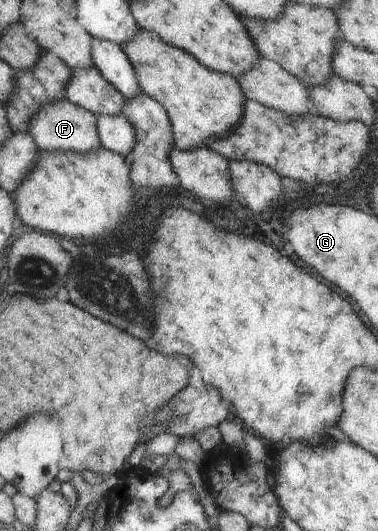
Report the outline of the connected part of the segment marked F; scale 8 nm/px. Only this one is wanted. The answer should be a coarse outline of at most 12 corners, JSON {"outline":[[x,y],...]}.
{"outline":[[65,98],[28,123],[43,151],[103,148],[96,115]]}

